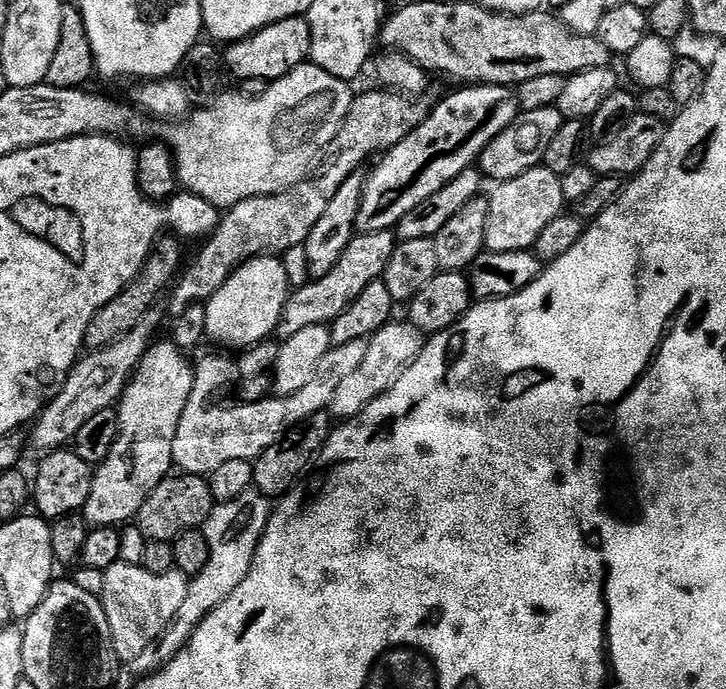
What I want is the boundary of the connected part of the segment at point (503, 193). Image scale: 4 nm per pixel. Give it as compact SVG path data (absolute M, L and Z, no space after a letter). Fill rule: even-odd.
M543 166L526 170L526 174L518 174L518 178L497 183L493 188L496 189L488 196L490 218L486 218L484 243L490 252L529 251L542 229L561 216L566 208L560 177Z

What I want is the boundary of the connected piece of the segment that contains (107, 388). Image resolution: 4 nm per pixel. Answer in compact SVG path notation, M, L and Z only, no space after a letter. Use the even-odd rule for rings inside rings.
M153 310L146 313L132 330L124 336L119 336L112 344L81 355L64 383L45 403L40 415L31 425L31 428L33 427L32 444L37 448L38 453L45 454L53 449L71 445L76 439L78 430L82 430L86 418L90 418L90 414L113 407L119 401L124 387L132 377L132 372L140 365L140 360L148 352L150 341L153 339L151 338L152 331L160 322L158 312Z

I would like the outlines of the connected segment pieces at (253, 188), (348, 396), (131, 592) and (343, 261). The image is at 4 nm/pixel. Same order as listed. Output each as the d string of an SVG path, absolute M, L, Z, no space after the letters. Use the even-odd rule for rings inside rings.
M305 62L290 70L290 74L271 81L261 96L228 92L212 102L217 104L209 108L197 107L185 119L169 123L166 143L176 163L181 189L198 198L206 198L206 202L221 210L233 208L246 198L285 192L313 171L322 153L330 142L334 142L354 99L352 87L349 81L339 80L318 65Z
M389 322L382 326L368 340L366 358L358 365L358 370L346 374L338 382L338 386L332 394L330 412L336 418L351 418L359 416L360 411L370 402L374 402L379 396L388 391L388 387L400 377L408 365L413 364L424 349L426 343L425 333L419 332L413 324L407 322Z
M117 562L103 569L105 581L99 595L100 605L104 608L108 623L108 638L116 652L117 661L127 662L138 658L166 626L178 614L178 606L186 598L189 577L181 572L170 571L154 574L140 564Z
M391 231L360 232L353 236L350 246L346 246L342 258L338 258L338 263L335 264L334 270L330 270L330 274L326 274L326 278L308 280L304 282L304 285L297 292L295 289L289 295L286 306L282 310L280 325L276 327L275 335L281 341L285 341L294 338L294 334L298 334L298 330L306 330L306 326L331 325L332 320L338 318L338 314L342 314L342 310L346 310L346 306L350 306L350 302L354 302L354 298L358 298L358 294L362 294L362 290L366 290L366 286L370 286L370 282L383 277L386 266L390 266L390 258L394 254L397 243L397 237Z

